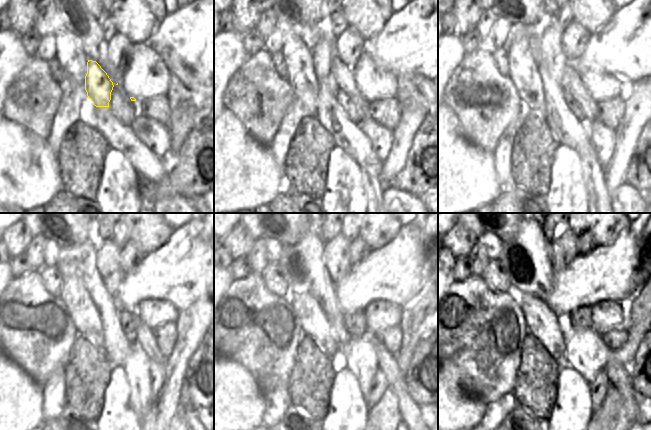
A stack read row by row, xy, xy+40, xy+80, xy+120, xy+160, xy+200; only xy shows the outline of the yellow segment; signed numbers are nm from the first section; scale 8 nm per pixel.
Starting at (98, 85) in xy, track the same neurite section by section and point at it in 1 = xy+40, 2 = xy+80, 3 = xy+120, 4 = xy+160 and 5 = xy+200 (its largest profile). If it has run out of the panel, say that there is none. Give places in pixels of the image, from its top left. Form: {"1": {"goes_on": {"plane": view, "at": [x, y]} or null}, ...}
{"1": {"goes_on": {"plane": "xy+40", "at": [329, 69]}}, "2": {"goes_on": {"plane": "xy+80", "at": [551, 53]}}, "3": {"goes_on": {"plane": "xy+120", "at": [107, 256]}}, "4": {"goes_on": {"plane": "xy+160", "at": [336, 251]}}, "5": {"goes_on": {"plane": "xy+200", "at": [563, 250]}}}

